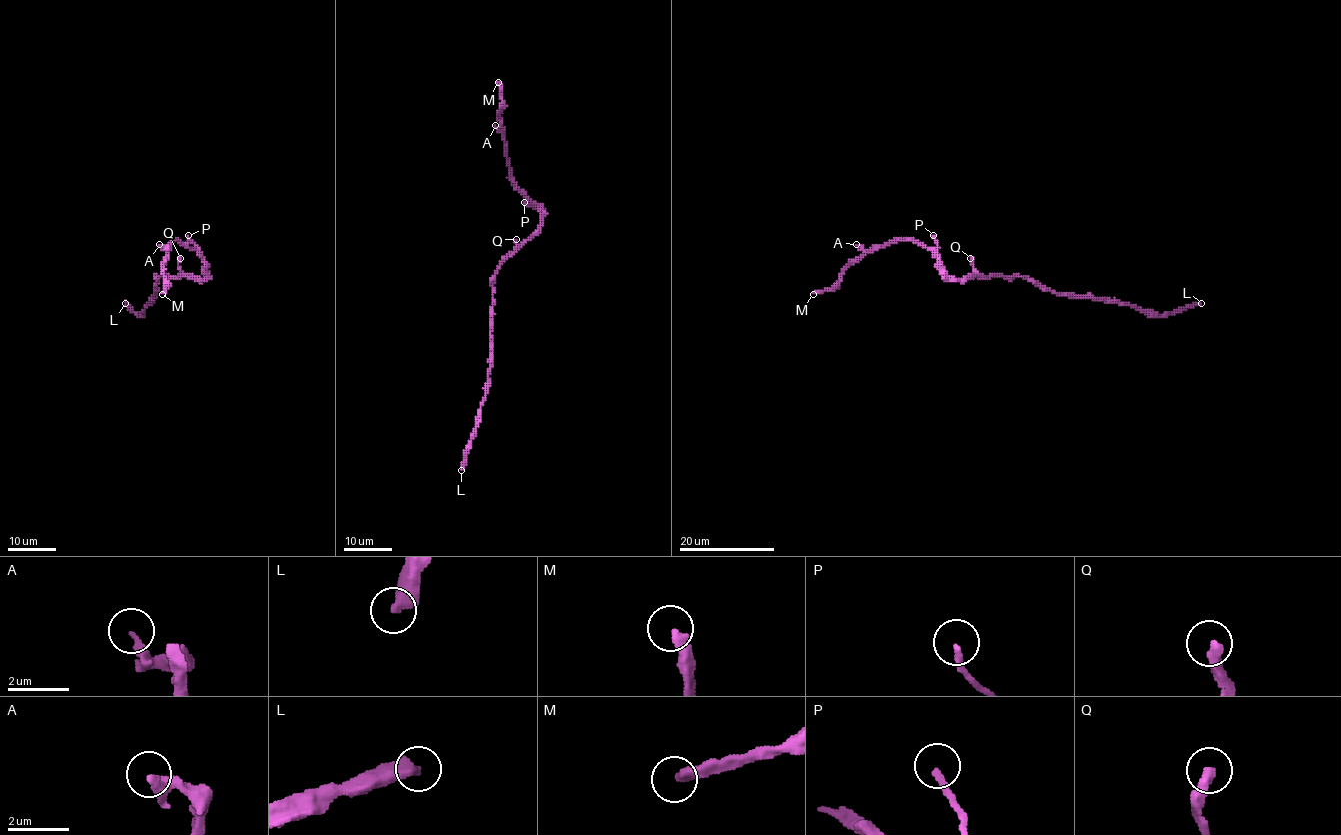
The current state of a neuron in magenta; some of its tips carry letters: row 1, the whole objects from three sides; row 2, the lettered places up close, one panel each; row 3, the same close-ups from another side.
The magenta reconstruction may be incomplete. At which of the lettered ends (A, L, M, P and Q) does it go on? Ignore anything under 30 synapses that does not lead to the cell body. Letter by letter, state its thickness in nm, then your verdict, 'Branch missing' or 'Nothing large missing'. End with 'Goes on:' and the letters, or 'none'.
A: Thickness 240 nm. Nothing large missing
L: Thickness 460 nm. Nothing large missing
M: Thickness 320 nm. Branch missing
P: Thickness 190 nm. Nothing large missing
Q: Thickness 360 nm. Nothing large missing
Goes on: M

